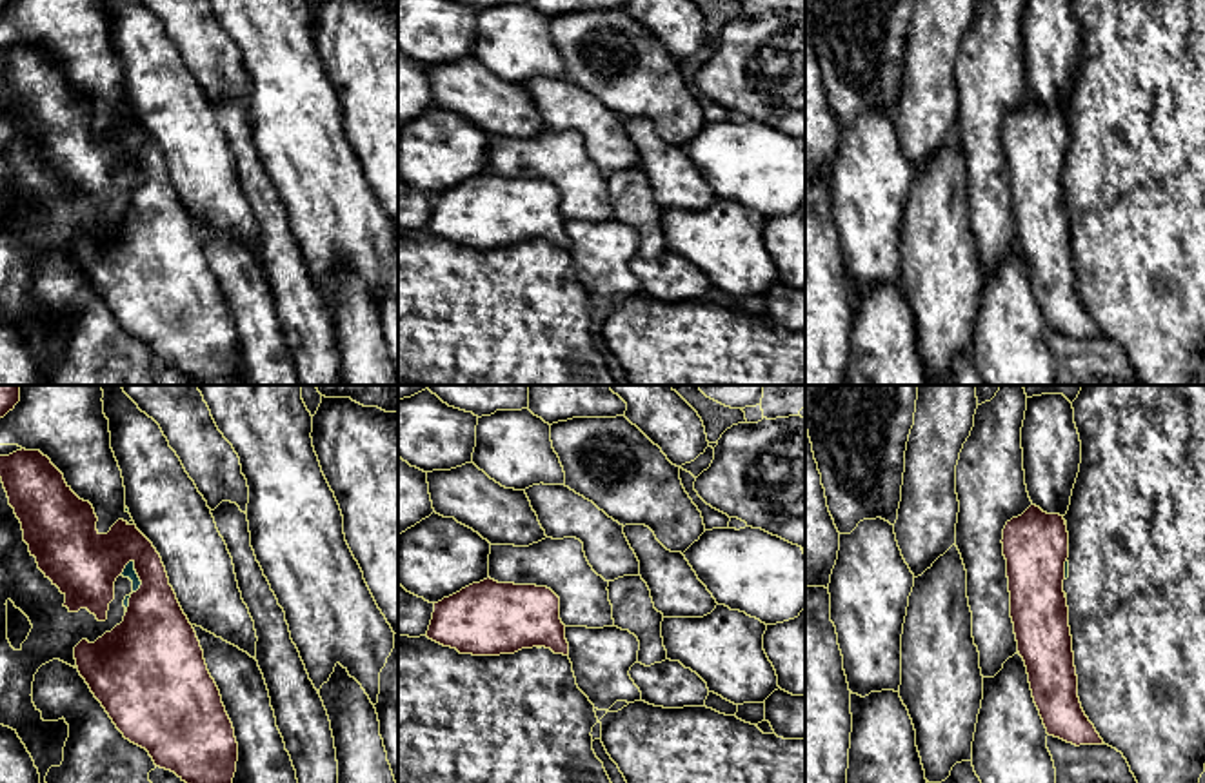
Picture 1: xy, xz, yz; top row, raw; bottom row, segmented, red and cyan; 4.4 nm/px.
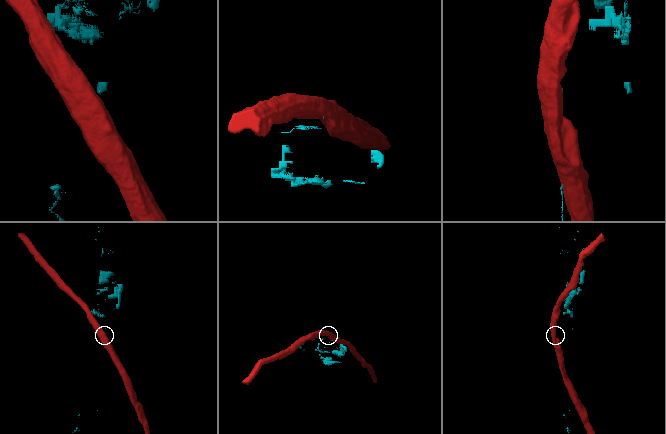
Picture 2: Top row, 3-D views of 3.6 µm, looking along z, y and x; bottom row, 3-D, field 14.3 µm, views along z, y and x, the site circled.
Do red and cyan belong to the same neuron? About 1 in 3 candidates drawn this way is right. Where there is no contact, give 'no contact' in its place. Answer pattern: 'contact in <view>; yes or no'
contact in xy; no

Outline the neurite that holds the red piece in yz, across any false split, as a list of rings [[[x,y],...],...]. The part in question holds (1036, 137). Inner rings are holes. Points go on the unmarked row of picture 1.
[[[1031,98],[1003,122],[1011,211],[1034,296],[1049,329],[1103,338],[1078,291],[1069,200],[1063,185],[1069,125],[1063,109]]]

